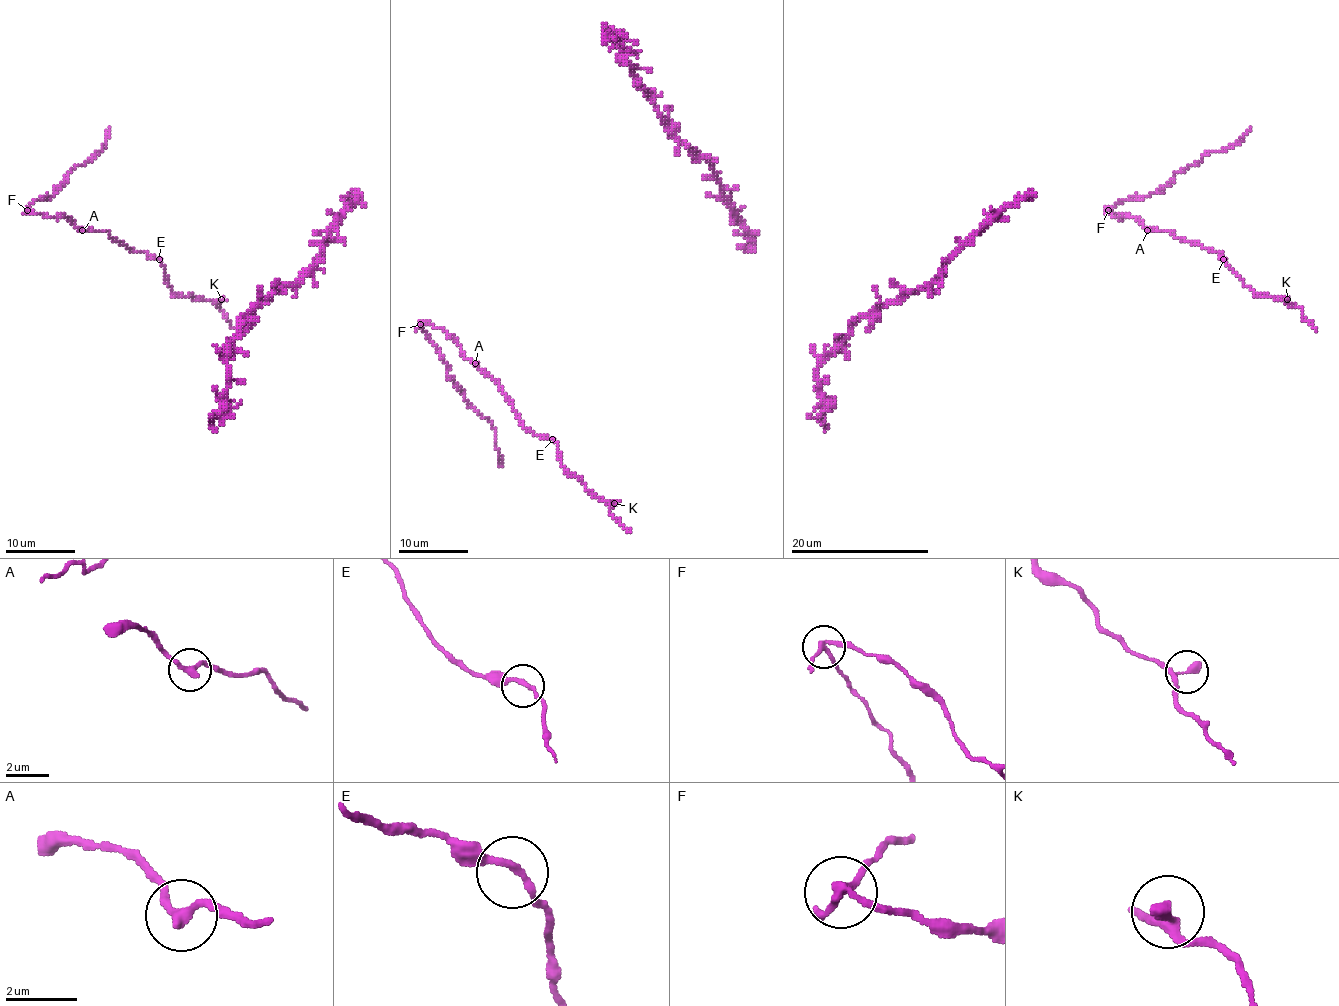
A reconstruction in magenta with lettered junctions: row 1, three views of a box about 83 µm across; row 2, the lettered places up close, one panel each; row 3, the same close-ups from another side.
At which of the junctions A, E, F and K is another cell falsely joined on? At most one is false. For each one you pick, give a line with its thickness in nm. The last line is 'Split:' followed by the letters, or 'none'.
F: 200 nm
Split: F

